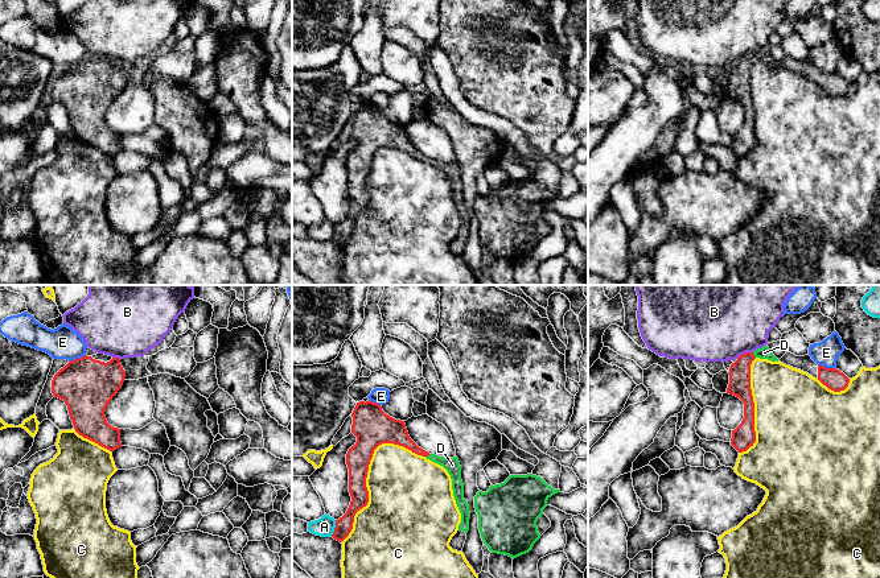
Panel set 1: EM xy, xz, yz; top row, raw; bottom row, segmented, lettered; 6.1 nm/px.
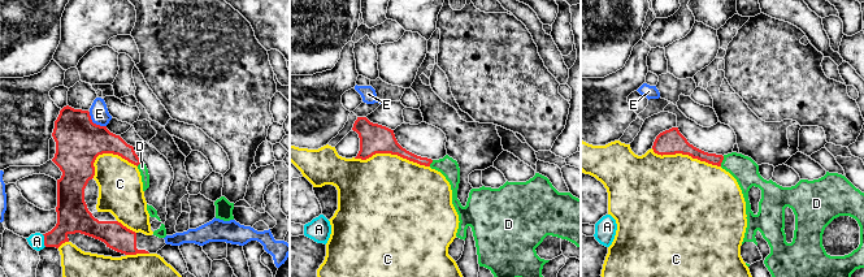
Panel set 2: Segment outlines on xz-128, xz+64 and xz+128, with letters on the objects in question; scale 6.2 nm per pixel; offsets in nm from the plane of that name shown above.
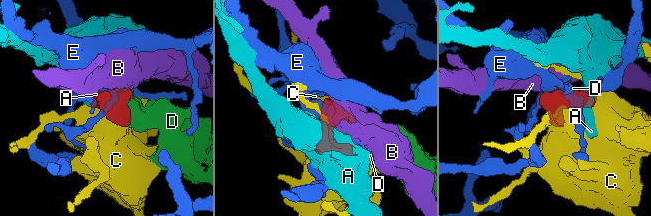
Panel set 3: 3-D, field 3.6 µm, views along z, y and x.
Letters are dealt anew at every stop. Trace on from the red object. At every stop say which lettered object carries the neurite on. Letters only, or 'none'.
D

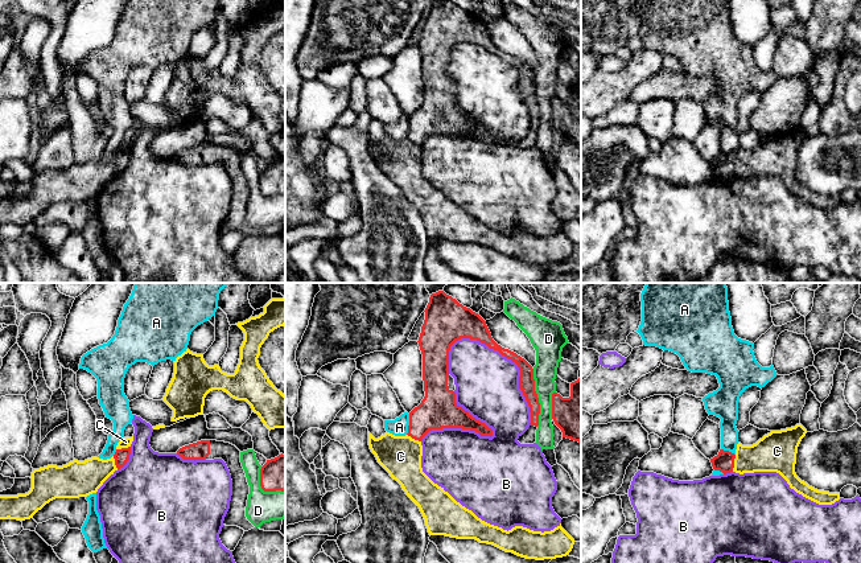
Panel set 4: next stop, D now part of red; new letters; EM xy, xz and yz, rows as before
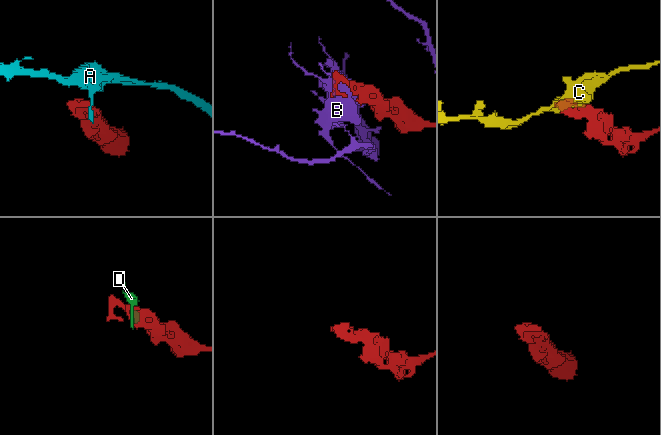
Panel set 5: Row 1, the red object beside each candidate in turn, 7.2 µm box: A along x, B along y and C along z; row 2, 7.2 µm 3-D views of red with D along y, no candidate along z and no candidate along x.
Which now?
none

